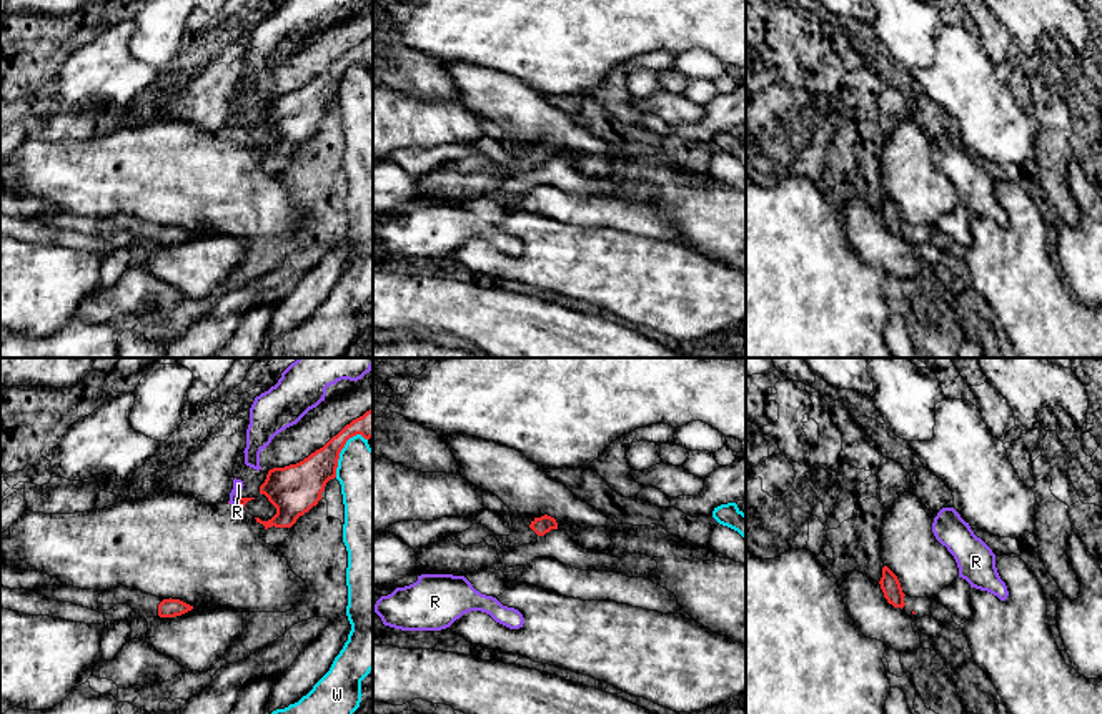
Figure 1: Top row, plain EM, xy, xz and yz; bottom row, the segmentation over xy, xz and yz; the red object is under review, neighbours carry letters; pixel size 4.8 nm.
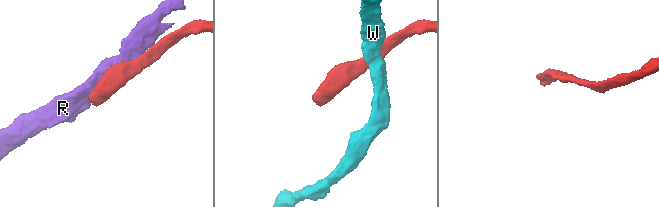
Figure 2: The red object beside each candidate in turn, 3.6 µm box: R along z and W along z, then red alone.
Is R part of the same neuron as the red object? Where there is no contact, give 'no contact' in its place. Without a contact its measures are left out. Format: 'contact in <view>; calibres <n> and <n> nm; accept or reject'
contact in xy; calibres 50 and 50 nm; reject

